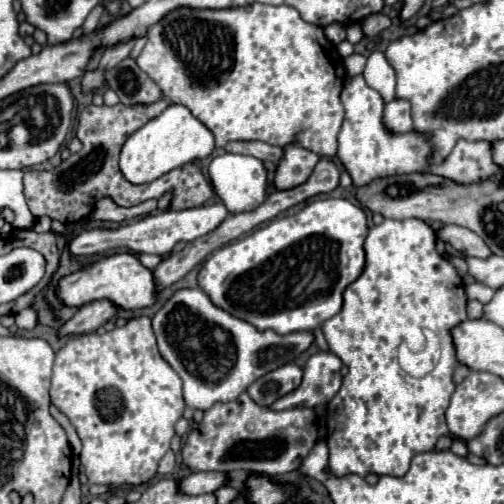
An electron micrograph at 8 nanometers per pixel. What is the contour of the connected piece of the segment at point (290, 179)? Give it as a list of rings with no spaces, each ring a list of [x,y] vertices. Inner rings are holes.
[[[298,144],[284,146],[284,160],[280,160],[274,172],[274,188],[284,190],[304,184],[318,160],[320,156],[308,148],[302,148]]]

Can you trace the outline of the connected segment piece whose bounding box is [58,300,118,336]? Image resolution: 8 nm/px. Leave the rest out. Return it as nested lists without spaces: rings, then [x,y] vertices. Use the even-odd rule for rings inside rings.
[[[108,300],[90,302],[86,306],[78,308],[76,314],[60,326],[58,336],[72,336],[72,334],[88,334],[88,332],[94,332],[106,320],[110,320],[116,312],[118,312],[118,308],[114,308]]]

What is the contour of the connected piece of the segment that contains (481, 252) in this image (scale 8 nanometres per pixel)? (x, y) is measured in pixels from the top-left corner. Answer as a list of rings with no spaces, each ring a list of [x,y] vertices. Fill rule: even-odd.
[[[444,226],[442,230],[438,230],[438,236],[450,244],[450,248],[460,254],[460,256],[476,256],[476,258],[488,258],[492,256],[488,244],[474,234],[468,228],[462,226]]]

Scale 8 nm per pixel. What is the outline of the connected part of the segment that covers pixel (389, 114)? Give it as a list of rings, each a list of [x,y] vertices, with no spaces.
[[[394,98],[384,108],[384,124],[392,132],[408,132],[412,130],[412,116],[410,116],[410,104],[408,100]]]

